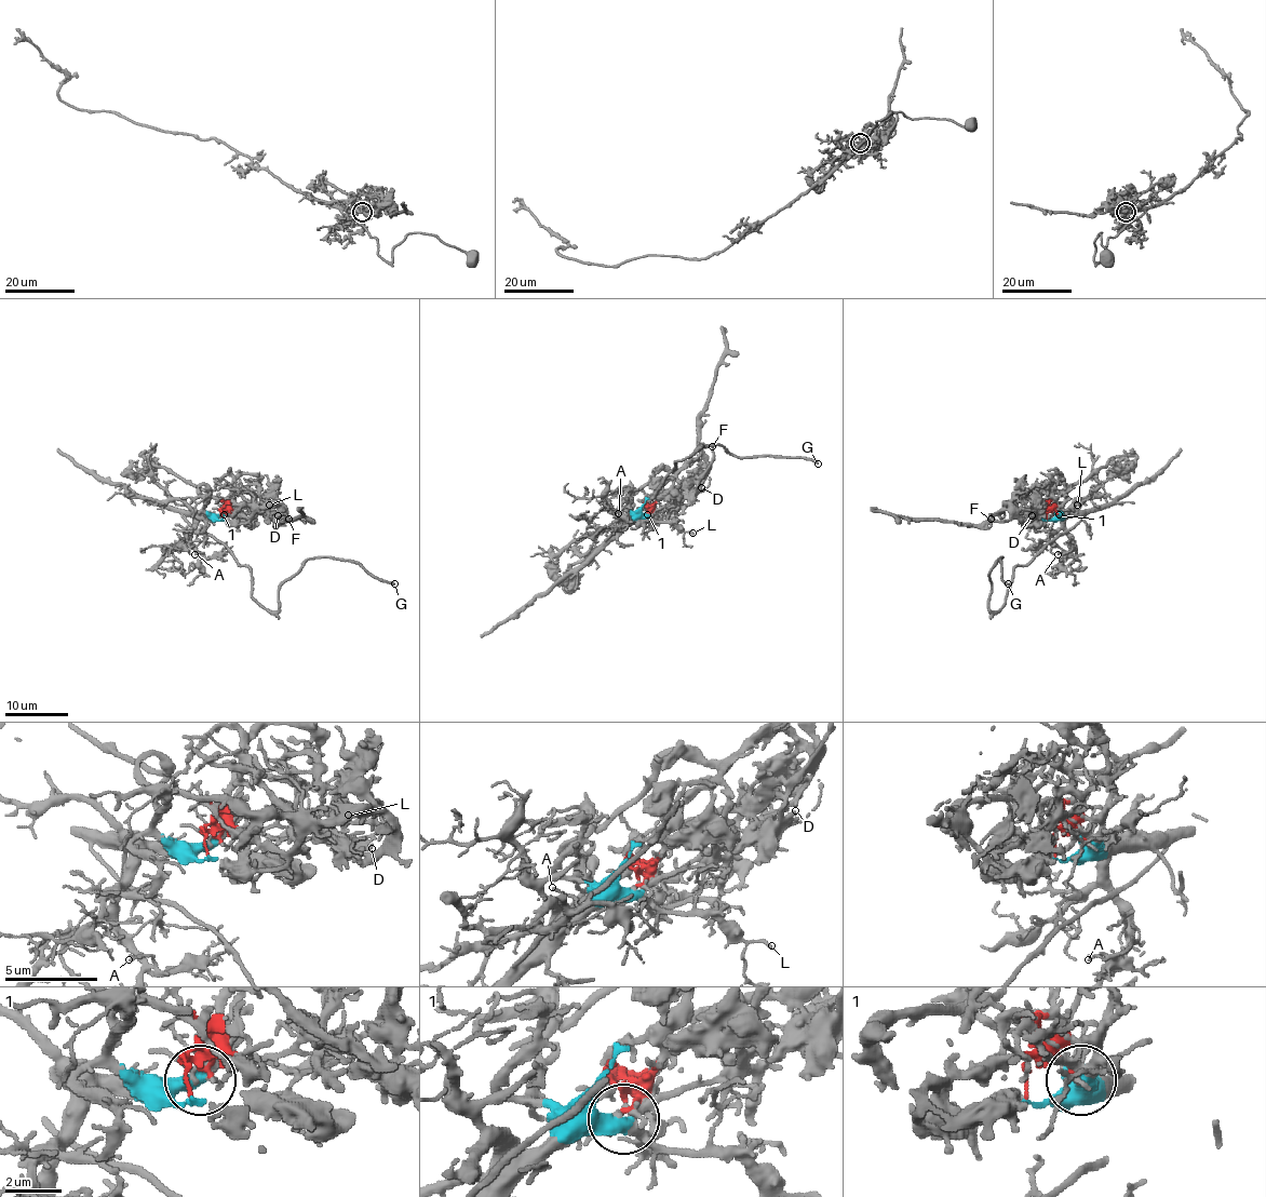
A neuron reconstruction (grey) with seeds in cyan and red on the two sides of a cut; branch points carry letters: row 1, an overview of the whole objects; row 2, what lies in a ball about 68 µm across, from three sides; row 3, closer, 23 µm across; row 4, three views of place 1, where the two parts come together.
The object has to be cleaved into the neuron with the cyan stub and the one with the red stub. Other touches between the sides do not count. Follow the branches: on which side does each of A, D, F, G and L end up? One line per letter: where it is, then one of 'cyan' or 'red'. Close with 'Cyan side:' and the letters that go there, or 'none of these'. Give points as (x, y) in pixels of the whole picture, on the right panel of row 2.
A: at (1058, 554); cyan
D: at (1032, 515); red
F: at (991, 519); red
G: at (1008, 583); cyan
L: at (1077, 505); cyan
Cyan side: A, G, L

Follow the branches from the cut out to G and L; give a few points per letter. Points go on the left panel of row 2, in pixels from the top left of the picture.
G: (223, 520), (196, 523), (250, 568), (251, 595), (271, 612), (278, 589), (308, 559), (355, 561), (393, 584)
L: (223, 520), (217, 518), (232, 510), (253, 511), (261, 503), (270, 505)

